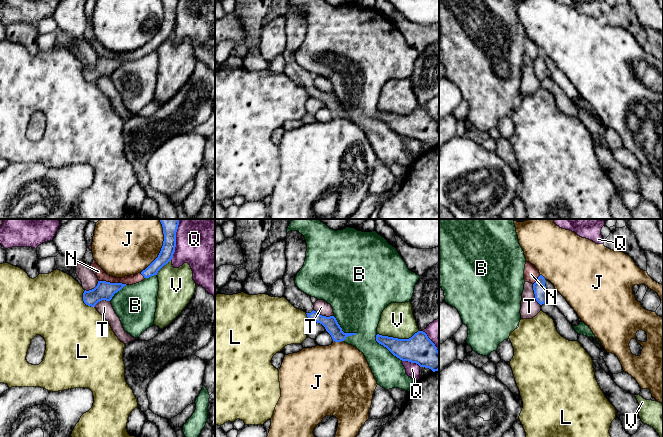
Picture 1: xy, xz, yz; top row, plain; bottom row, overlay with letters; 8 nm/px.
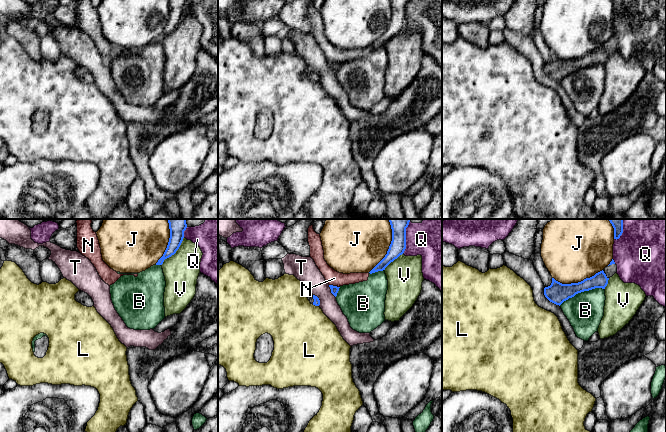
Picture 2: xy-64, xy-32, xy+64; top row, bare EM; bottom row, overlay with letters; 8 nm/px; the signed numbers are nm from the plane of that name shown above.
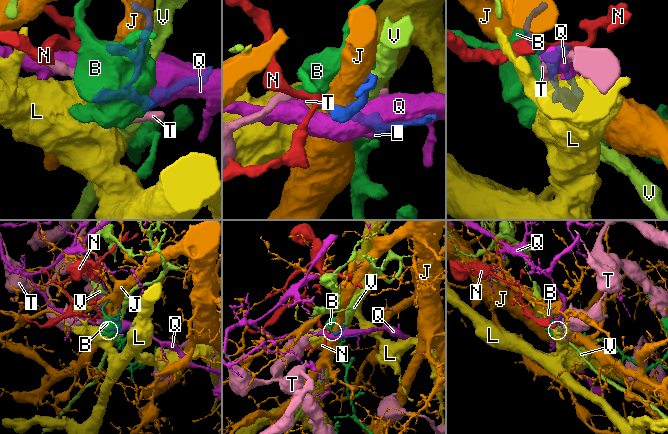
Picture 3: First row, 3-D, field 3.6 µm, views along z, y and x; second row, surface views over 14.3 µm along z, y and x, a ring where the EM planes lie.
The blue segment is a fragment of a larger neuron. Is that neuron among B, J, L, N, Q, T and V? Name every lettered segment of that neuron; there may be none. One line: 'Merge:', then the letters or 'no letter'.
Merge: no letter

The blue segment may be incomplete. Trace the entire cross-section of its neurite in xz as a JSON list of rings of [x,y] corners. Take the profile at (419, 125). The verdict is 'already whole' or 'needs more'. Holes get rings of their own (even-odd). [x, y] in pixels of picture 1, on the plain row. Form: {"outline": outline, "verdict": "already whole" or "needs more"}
{"outline": [[[423,107],[409,115],[398,115],[377,110],[376,117],[402,137],[416,139],[420,143],[439,146],[439,127]]], "verdict": "already whole"}

